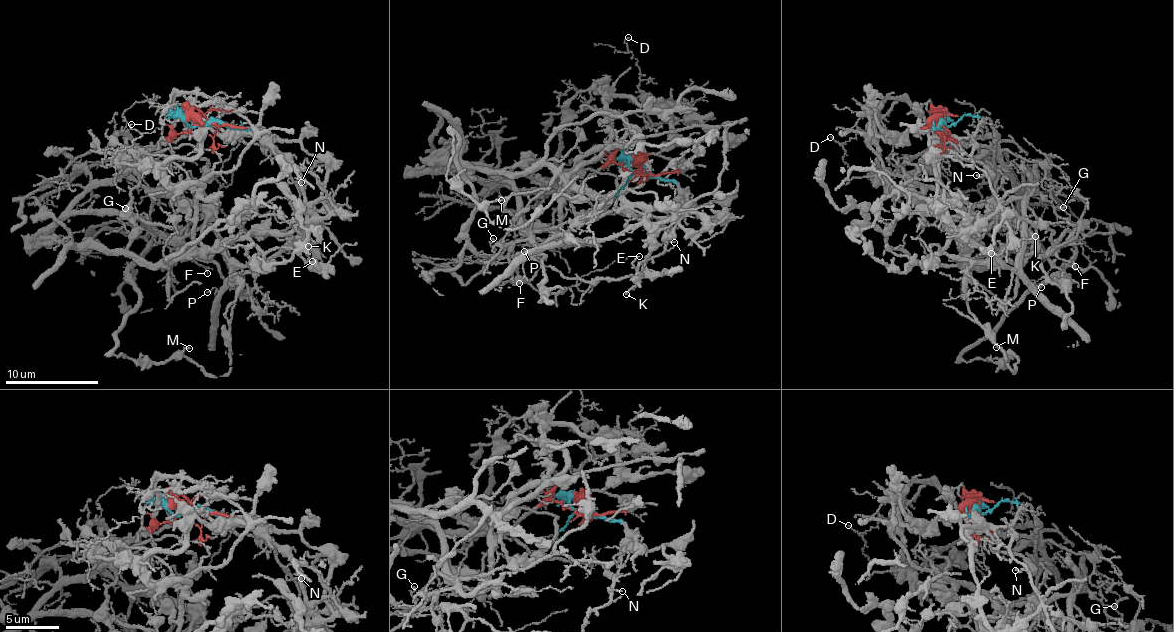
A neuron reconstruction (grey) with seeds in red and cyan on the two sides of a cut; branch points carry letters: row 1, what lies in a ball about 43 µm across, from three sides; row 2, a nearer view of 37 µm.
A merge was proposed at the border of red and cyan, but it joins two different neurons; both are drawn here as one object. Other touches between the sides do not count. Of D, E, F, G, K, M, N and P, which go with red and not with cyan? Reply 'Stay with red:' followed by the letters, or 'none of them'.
Stay with red: D, E, G, K, N

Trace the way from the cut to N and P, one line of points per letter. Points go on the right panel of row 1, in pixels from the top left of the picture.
N: (943, 124), (962, 143), (991, 143), (996, 133), (990, 119), (983, 119), (971, 138), (981, 173), (976, 175)
P: (943, 124), (931, 129), (950, 221), (993, 251), (1003, 264), (1016, 268), (1029, 282), (1042, 288)

